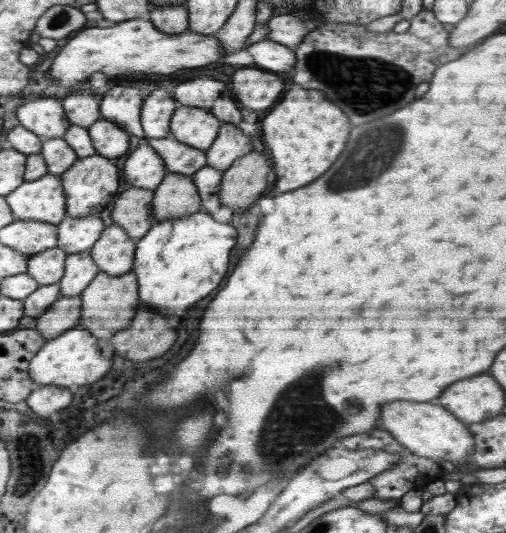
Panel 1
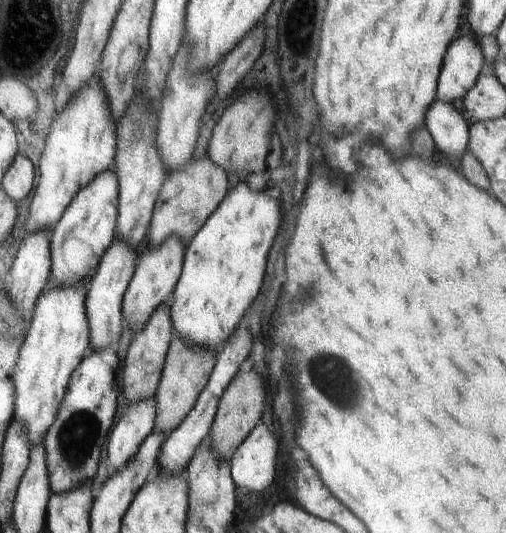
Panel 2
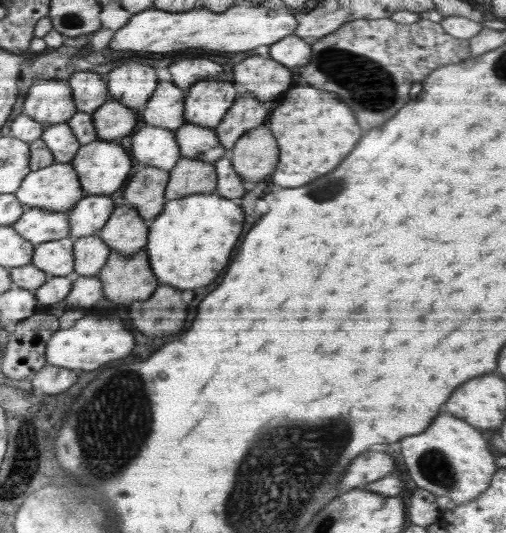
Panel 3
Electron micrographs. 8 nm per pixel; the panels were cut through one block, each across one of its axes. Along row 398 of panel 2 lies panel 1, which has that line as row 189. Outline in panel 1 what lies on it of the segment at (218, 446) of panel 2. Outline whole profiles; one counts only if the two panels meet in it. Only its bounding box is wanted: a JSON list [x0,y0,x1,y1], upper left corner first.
[219,150,270,212]

